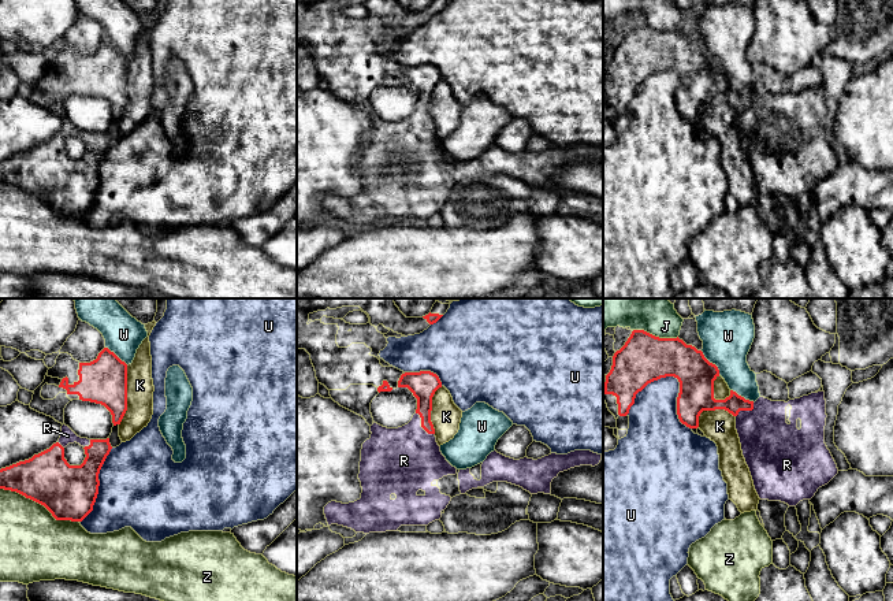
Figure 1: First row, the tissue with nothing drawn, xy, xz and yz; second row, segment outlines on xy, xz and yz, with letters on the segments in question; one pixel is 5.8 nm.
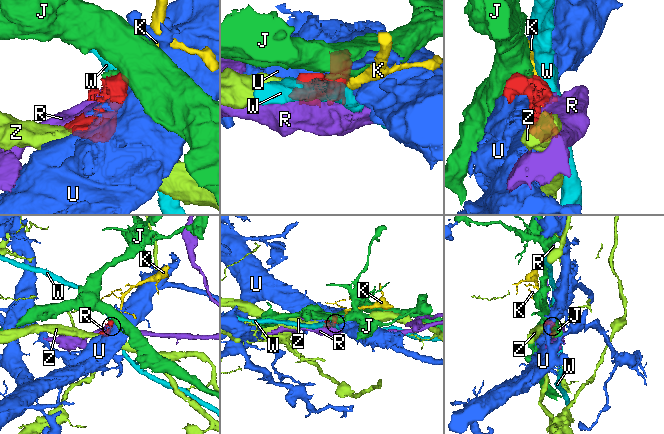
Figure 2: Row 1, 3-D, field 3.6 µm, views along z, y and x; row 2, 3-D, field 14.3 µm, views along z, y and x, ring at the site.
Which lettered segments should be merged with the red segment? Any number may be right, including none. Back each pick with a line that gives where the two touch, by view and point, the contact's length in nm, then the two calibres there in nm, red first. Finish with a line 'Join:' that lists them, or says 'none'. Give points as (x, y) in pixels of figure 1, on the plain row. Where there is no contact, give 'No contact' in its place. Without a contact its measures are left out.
R: Touches red at xz (421, 119). Shared border 170 nm. Thickness 160 nm (red) against 400 nm
Join: R

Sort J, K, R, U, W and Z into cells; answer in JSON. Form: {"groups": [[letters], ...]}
{"groups": [["J"], ["K"], ["R"], ["U"], ["W"], ["Z"]]}

